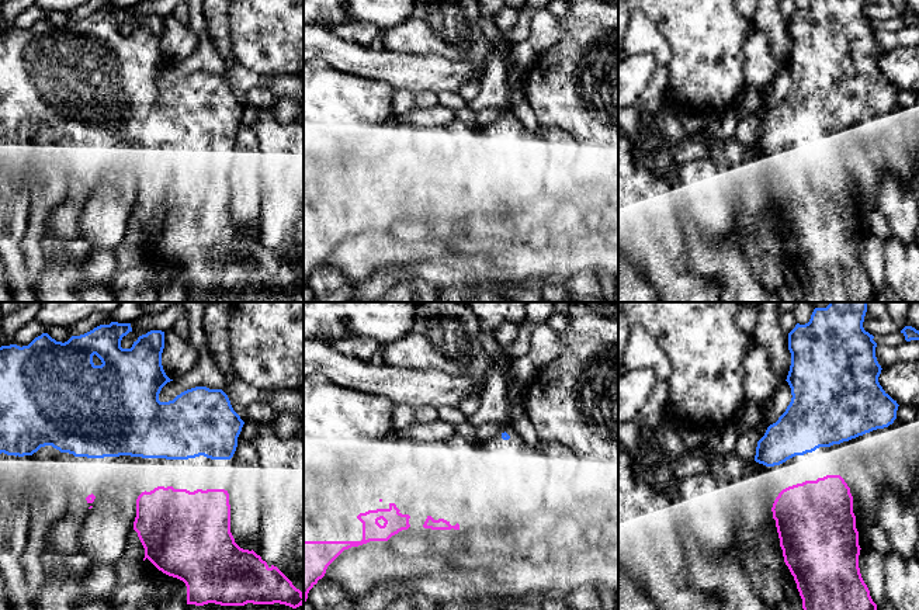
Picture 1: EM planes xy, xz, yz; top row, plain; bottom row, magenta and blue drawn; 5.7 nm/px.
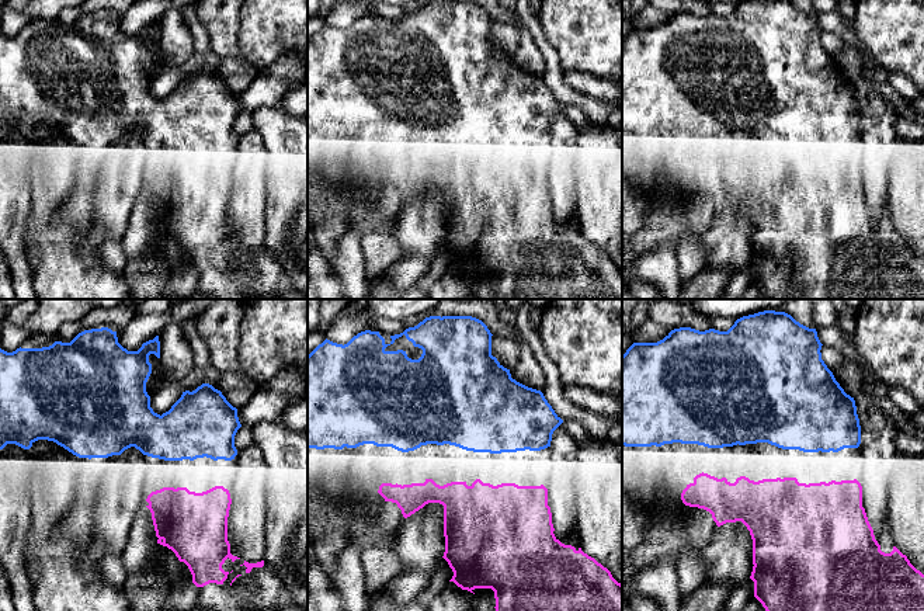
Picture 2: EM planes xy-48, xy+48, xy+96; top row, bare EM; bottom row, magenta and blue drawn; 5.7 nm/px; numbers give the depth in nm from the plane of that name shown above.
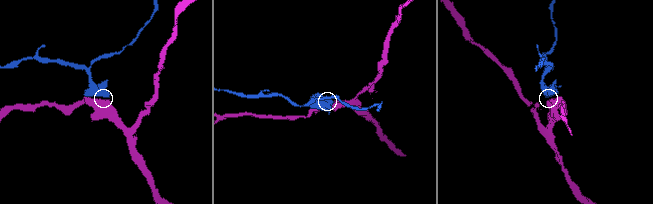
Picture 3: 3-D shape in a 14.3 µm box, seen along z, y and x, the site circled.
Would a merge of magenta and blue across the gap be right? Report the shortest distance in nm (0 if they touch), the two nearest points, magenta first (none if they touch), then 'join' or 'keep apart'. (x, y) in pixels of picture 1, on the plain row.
140 nm | yz (789, 172), (779, 149) | join

